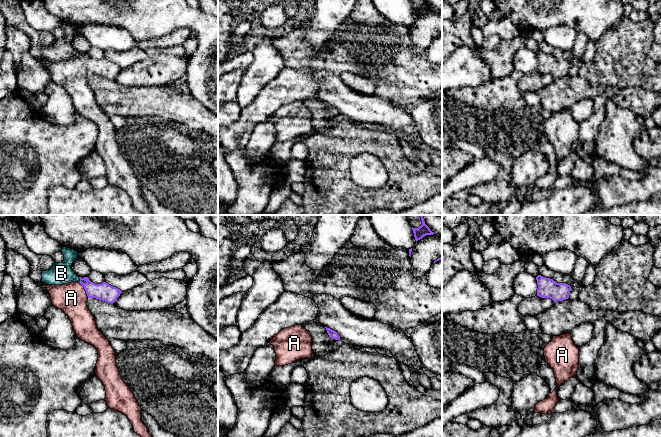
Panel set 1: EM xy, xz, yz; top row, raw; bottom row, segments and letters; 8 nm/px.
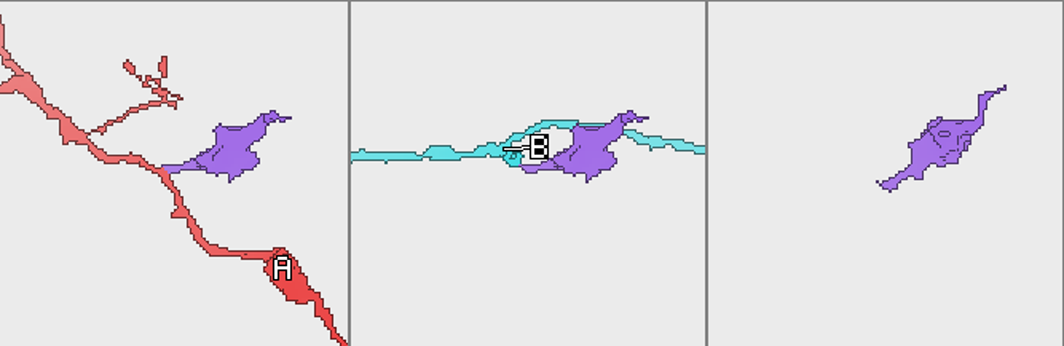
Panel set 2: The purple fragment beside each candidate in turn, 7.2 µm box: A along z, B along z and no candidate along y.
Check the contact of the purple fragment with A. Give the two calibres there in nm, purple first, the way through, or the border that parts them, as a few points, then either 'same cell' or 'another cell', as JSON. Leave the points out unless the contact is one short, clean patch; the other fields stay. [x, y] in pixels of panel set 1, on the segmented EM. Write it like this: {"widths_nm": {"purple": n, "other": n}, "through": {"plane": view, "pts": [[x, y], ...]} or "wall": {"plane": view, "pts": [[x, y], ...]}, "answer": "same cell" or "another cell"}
{"widths_nm": {"purple": 140, "other": 240}, "wall": {"plane": "xy", "pts": [[79, 282], [88, 297]]}, "answer": "another cell"}

